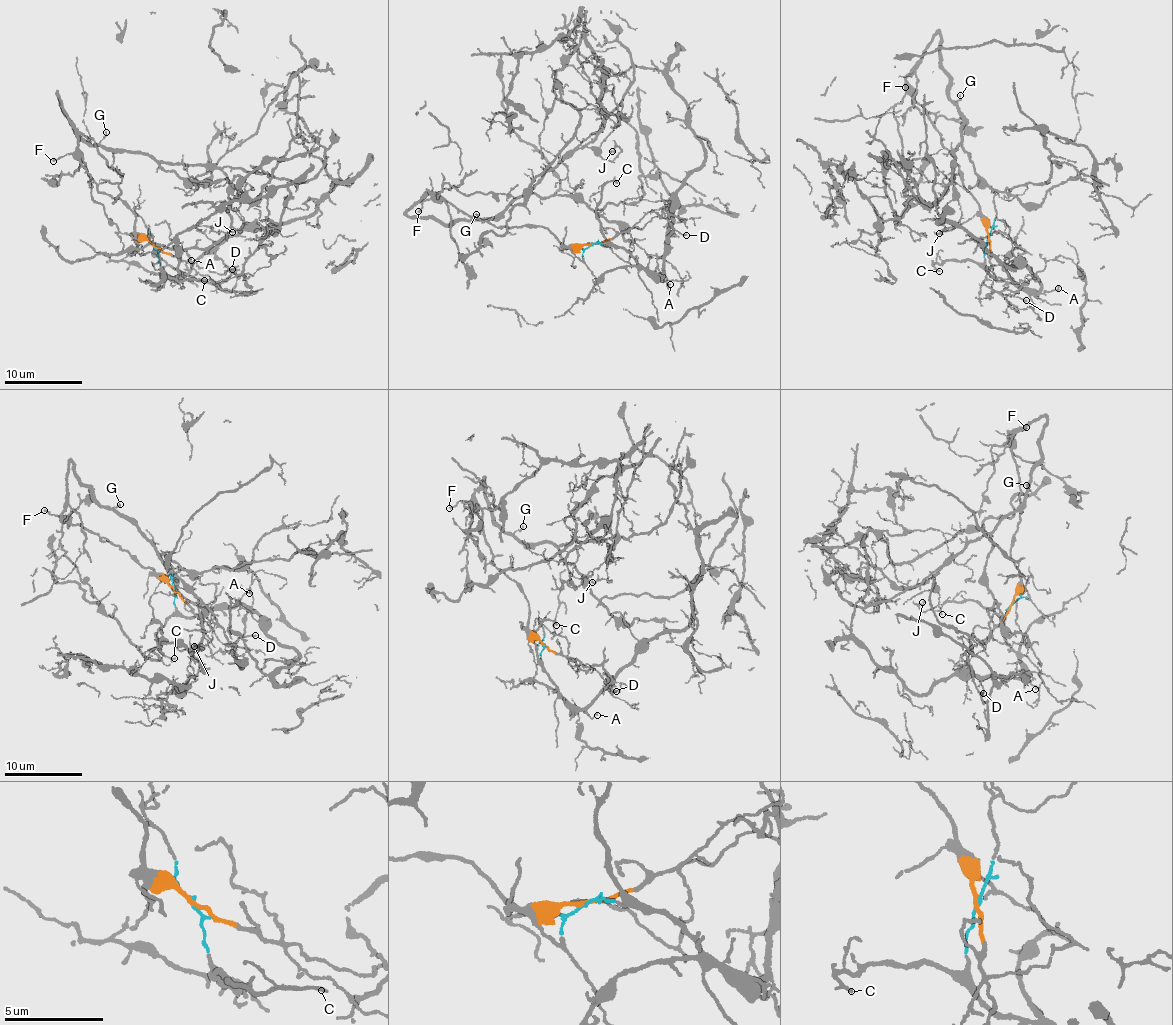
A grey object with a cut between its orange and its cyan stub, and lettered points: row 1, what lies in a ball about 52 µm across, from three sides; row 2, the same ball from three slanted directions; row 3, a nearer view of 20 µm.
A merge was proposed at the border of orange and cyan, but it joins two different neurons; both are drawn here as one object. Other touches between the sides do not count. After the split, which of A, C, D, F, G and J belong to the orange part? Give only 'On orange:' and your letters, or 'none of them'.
On orange: D, F, G, J

